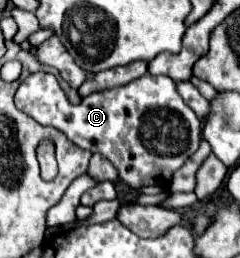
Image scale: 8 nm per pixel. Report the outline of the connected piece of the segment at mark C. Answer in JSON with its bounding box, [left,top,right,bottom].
[16,72,202,190]

